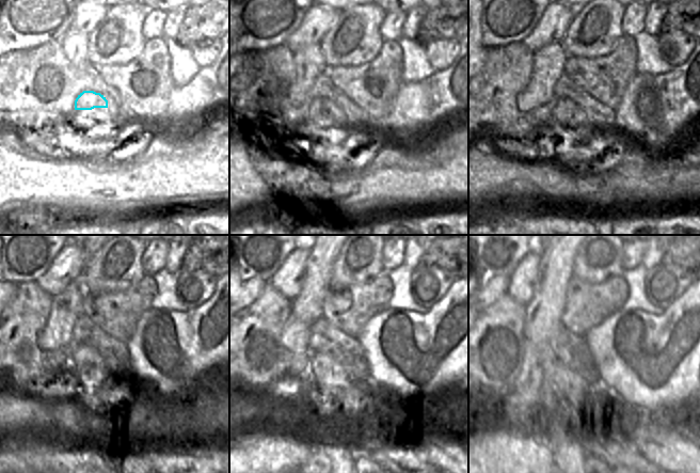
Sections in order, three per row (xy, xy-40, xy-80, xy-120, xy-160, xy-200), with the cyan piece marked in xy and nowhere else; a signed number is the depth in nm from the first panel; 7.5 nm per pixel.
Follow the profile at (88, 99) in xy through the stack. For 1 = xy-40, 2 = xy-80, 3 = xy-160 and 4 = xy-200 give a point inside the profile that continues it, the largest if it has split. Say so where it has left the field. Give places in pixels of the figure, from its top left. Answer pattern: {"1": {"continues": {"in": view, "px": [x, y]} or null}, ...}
{"1": {"continues": {"in": "xy-40", "px": [323, 104]}}, "2": {"continues": {"in": "xy-80", "px": [560, 104]}}, "3": {"continues": {"in": "xy-160", "px": [335, 392]}}, "4": {"continues": {"in": "xy-200", "px": [575, 398]}}}

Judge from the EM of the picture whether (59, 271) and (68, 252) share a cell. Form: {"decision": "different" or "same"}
{"decision": "same"}

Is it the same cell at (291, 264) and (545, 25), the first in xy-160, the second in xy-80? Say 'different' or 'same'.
same

